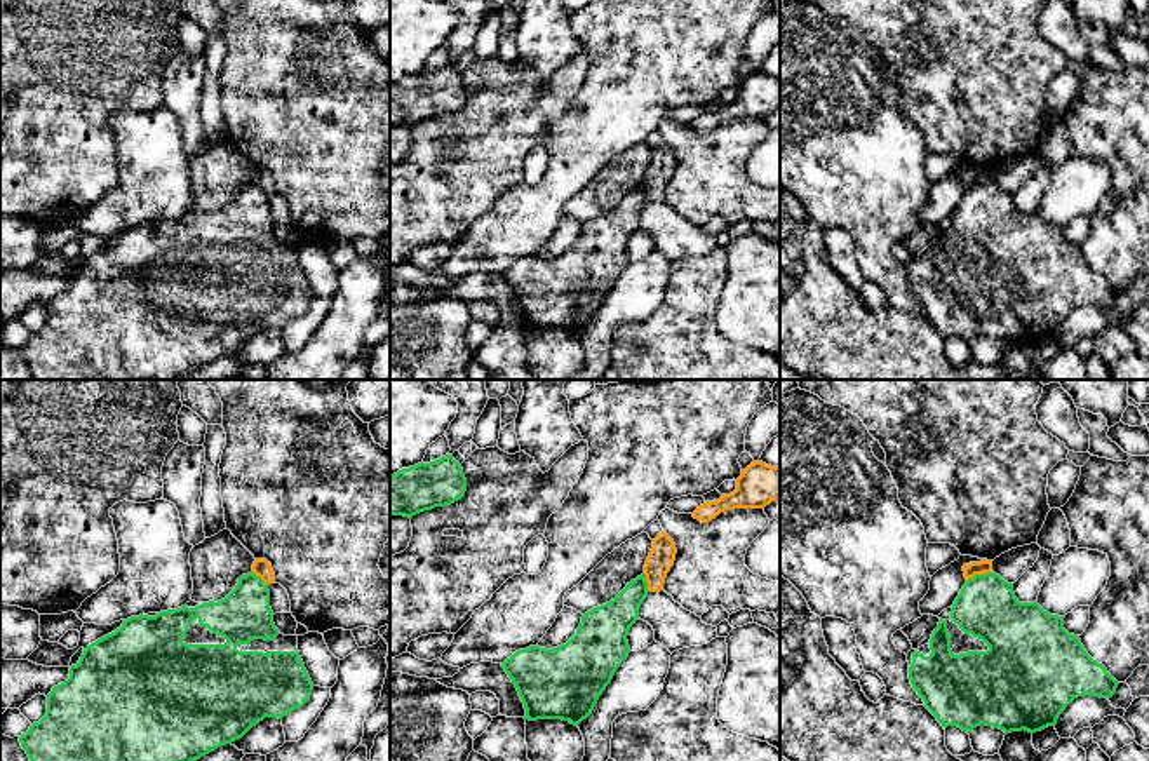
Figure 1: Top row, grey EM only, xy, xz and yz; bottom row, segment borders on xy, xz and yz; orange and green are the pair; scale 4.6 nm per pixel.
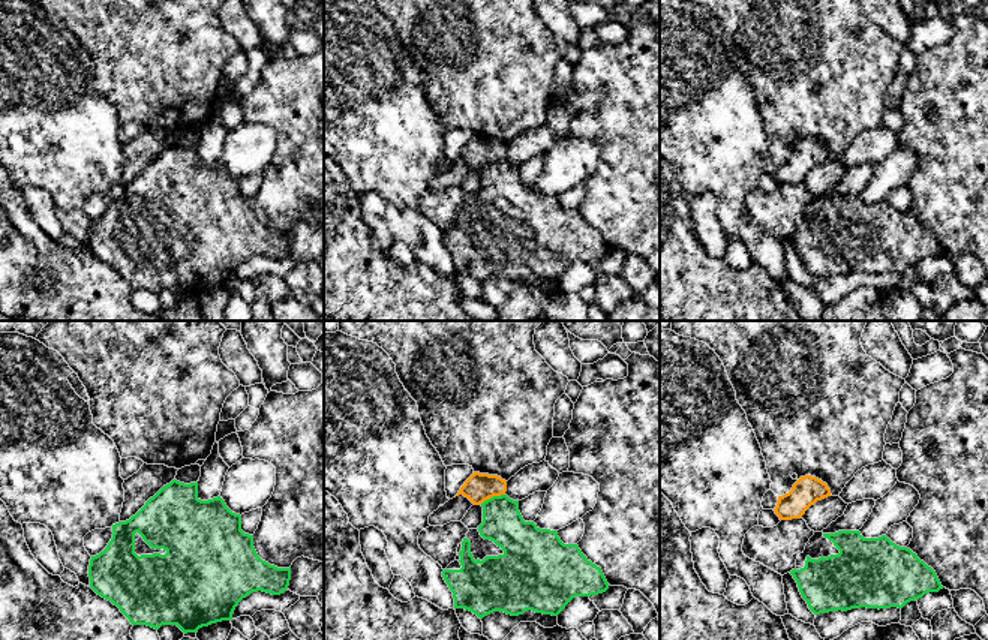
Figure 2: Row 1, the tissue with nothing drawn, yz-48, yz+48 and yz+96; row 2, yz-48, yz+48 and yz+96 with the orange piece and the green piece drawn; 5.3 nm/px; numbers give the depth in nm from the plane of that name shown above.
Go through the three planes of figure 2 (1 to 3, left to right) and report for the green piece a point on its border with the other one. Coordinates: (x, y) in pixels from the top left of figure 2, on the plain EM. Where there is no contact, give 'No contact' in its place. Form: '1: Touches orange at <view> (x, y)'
1: No contact
2: Touches orange at yz+48 (492, 161)
3: No contact

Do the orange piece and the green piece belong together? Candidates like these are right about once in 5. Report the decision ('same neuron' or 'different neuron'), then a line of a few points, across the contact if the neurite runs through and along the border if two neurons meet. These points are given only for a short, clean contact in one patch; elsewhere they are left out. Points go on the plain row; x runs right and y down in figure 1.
different neuron; line yz (991, 180), (974, 185), (967, 192)

